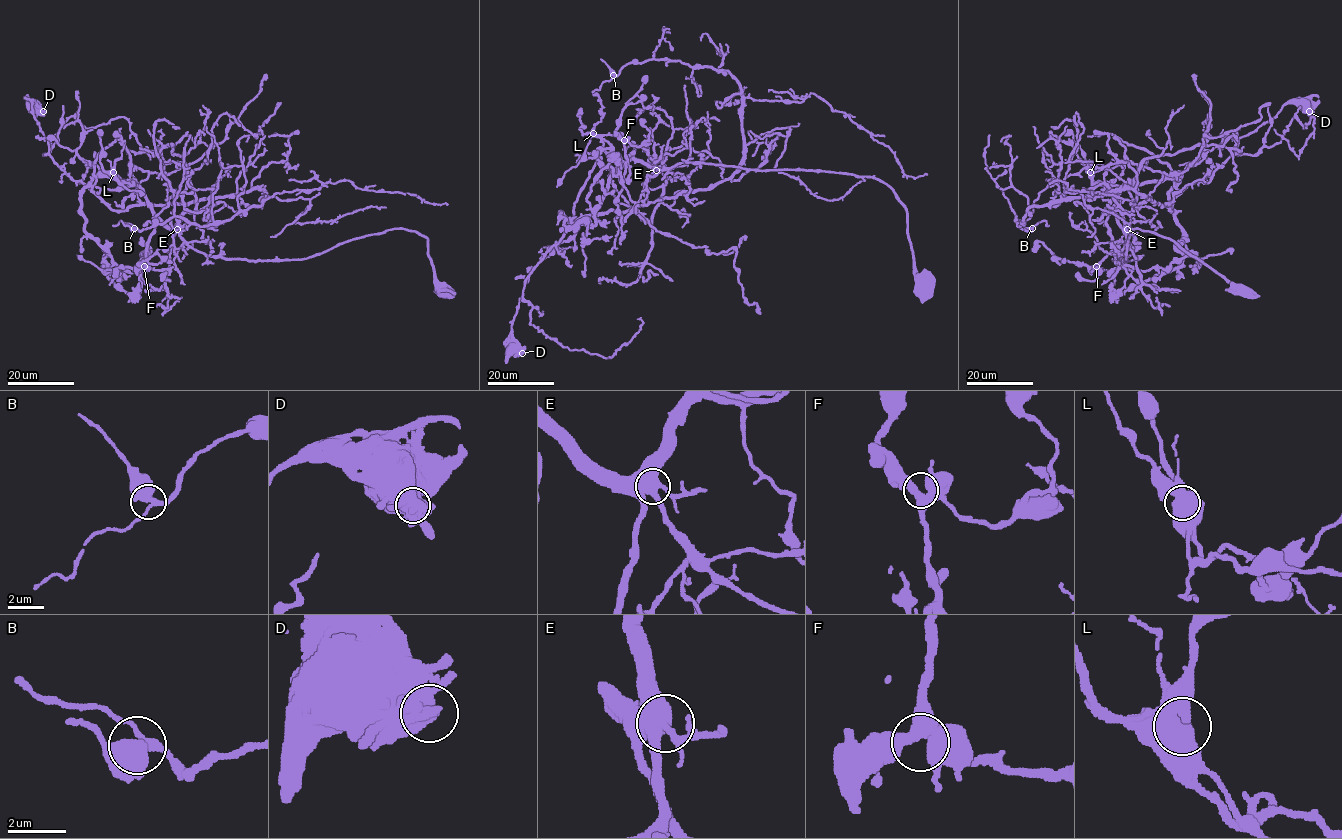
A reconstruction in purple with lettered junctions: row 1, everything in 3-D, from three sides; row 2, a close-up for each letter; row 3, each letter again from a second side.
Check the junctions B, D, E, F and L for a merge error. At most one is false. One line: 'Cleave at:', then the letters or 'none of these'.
Cleave at: L

